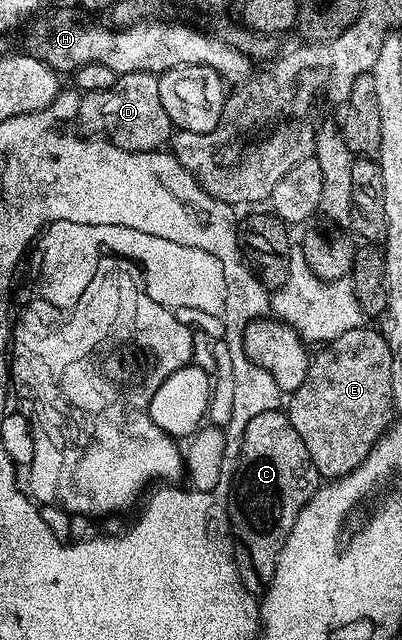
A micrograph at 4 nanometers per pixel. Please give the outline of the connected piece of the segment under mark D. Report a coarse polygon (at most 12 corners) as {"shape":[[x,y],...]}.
{"shape":[[159,75],[83,93],[79,131],[131,152],[174,135]]}

